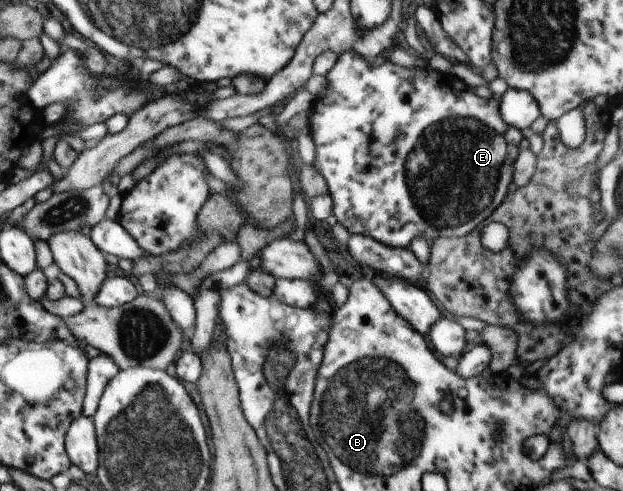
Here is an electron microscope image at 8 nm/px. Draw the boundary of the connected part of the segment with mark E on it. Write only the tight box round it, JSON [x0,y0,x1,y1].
[309,51,522,248]

